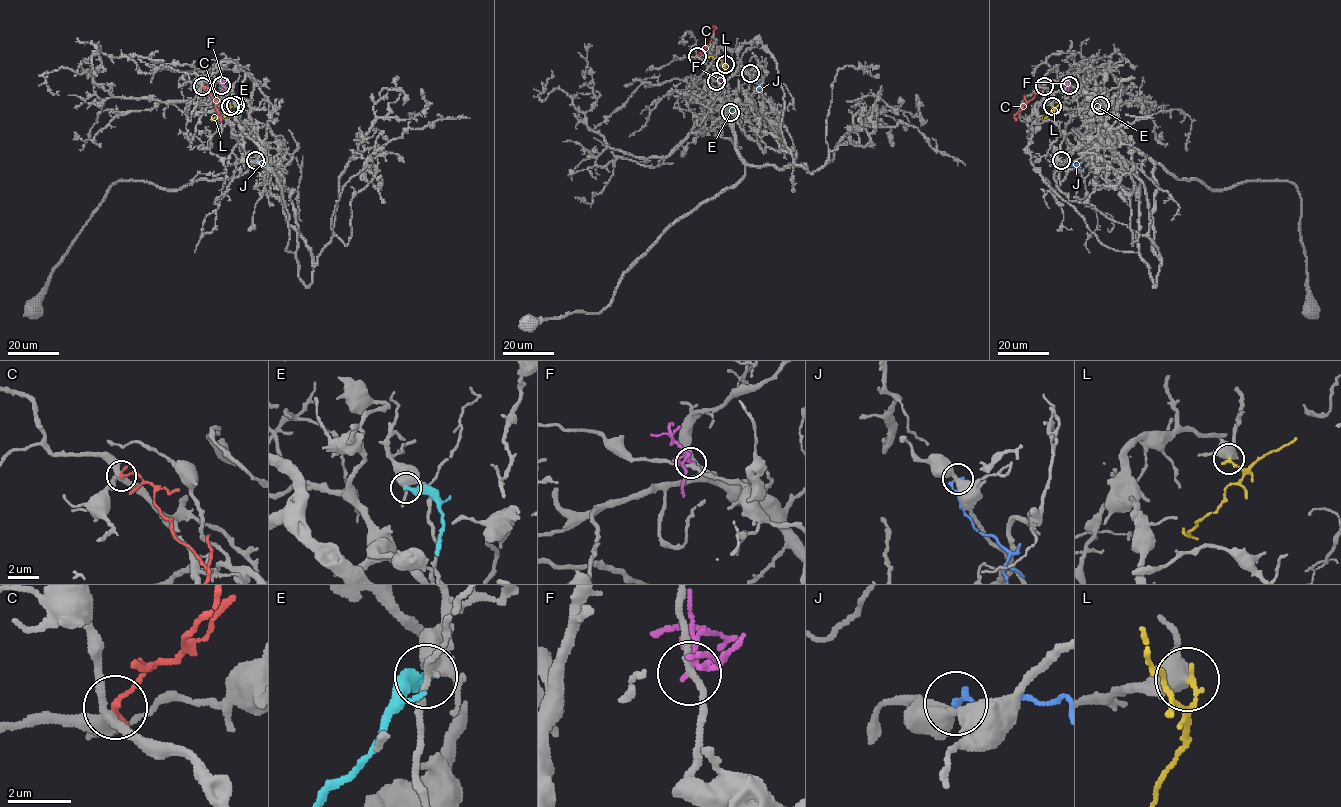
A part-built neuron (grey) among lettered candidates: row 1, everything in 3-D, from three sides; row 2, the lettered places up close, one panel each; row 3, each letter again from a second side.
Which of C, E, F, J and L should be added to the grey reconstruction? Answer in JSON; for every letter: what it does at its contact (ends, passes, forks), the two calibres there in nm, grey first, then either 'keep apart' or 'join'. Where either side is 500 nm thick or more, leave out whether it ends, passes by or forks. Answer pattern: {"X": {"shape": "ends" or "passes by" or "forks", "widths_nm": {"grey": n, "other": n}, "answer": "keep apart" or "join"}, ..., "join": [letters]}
{"C": {"shape": "ends", "widths_nm": {"grey": 320, "other": 200}, "answer": "keep apart"}, "E": {"shape": "ends", "widths_nm": {"grey": 400, "other": 280}, "answer": "keep apart"}, "F": {"shape": "forks", "widths_nm": {"grey": 200, "other": 120}, "answer": "keep apart"}, "J": {"shape": "ends", "widths_nm": {"grey": 480, "other": 200}, "answer": "keep apart"}, "L": {"shape": "ends", "widths_nm": {"grey": 440, "other": 170}, "answer": "join"}, "join": ["L"]}

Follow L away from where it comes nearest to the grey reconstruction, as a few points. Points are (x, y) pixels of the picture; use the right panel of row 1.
L: (1052, 105), (1054, 109), (1048, 116), (1043, 119), (1041, 117)

